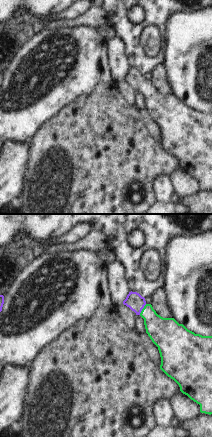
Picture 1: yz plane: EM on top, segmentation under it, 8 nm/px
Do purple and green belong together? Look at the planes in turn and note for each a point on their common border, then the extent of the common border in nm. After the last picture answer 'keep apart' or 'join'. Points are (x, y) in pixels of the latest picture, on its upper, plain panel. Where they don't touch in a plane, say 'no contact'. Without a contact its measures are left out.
contact (142, 84); length 110 nm

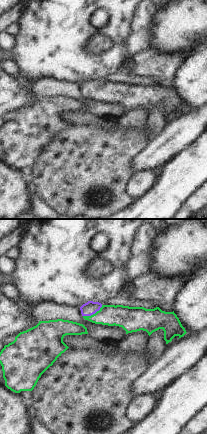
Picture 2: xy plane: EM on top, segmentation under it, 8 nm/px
contact (93, 89); length 180 nm

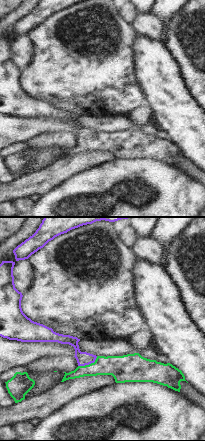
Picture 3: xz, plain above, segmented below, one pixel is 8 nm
contact (88, 140); length 180 nm

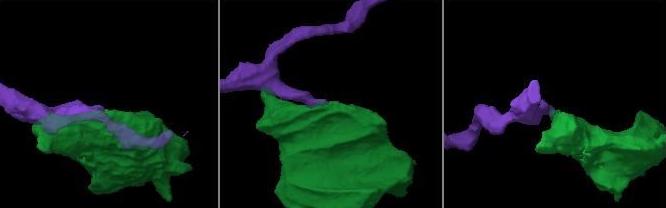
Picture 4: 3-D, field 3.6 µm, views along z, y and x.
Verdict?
join

